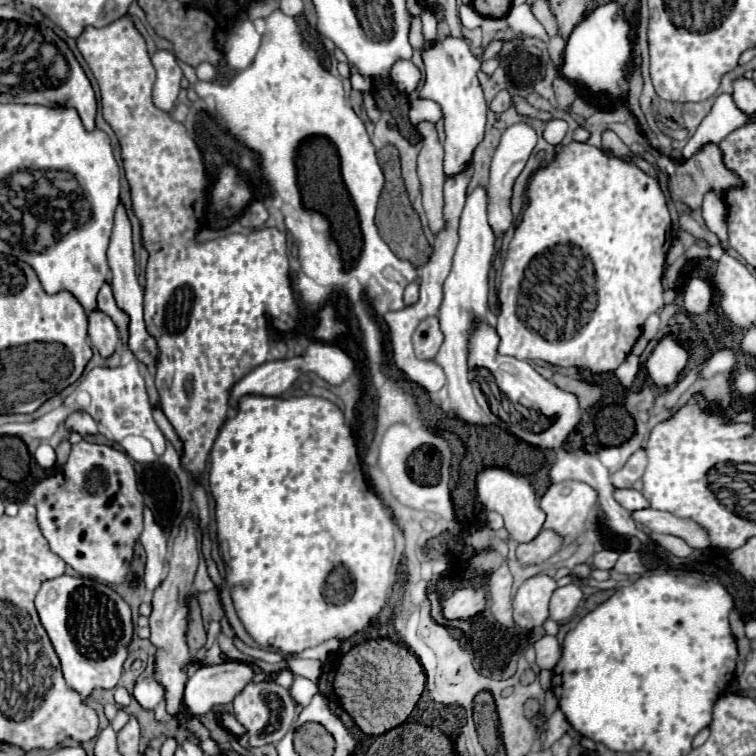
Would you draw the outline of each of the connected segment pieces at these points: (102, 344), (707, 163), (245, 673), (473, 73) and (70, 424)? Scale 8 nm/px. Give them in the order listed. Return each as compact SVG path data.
M93 309L89 315L89 339L99 349L103 357L109 357L117 349L117 329L109 315L105 315L99 309Z
M705 145L703 151L677 165L675 175L669 177L669 193L673 201L681 201L691 211L697 211L709 189L725 195L727 185L733 181L737 181L737 177L731 177L731 173L721 165L719 149L715 145Z
M243 661L201 665L185 685L187 711L191 715L207 715L211 707L231 703L253 681L253 675L253 667Z
M451 35L445 39L437 39L429 47L425 47L421 51L421 59L425 65L425 85L423 89L419 89L419 93L421 97L433 99L443 109L445 131L447 131L447 139L443 143L445 175L455 175L465 167L465 163L473 155L473 149L483 139L487 103L483 99L483 91L477 81L477 69L481 63L477 61L475 55L471 55L465 39Z
M75 411L73 415L69 415L67 421L65 421L65 427L69 431L77 431L81 435L97 433L97 421L89 413L85 413L85 411Z

